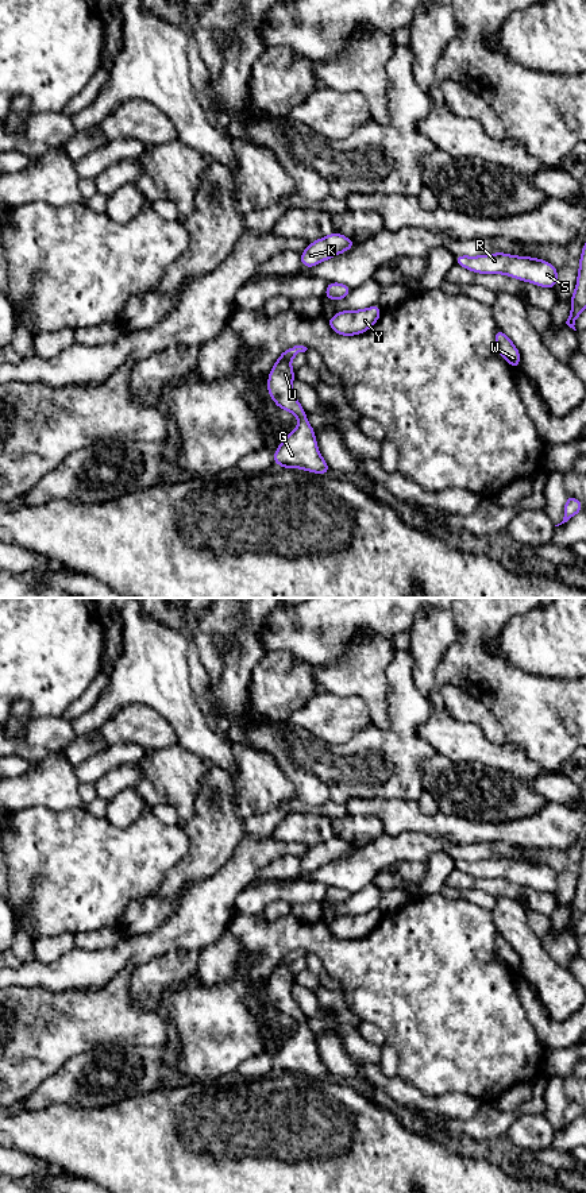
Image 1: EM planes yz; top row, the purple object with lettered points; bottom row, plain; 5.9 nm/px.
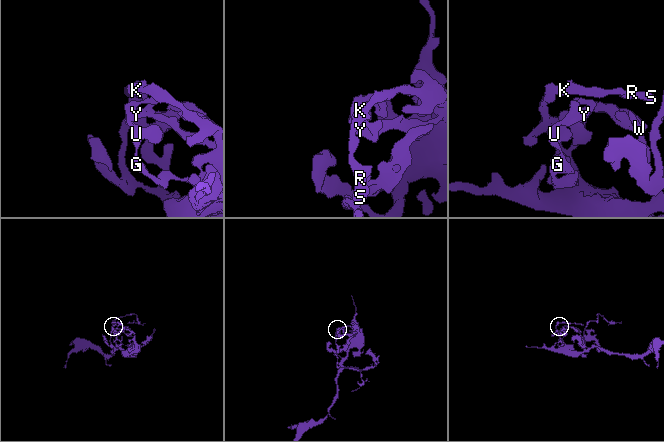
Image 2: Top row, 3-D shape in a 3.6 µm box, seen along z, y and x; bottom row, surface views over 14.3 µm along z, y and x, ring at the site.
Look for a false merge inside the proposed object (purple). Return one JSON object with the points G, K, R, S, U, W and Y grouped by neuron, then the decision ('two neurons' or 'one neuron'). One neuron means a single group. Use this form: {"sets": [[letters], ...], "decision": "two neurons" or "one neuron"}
{"sets": [["G", "K", "R", "S", "U", "W", "Y"]], "decision": "one neuron"}

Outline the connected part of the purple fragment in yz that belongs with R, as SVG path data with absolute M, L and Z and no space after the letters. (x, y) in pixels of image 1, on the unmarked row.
M505 857L481 861L456 860L455 868L481 879L505 879L541 892L555 893L558 873L551 868L528 861L514 861Z

